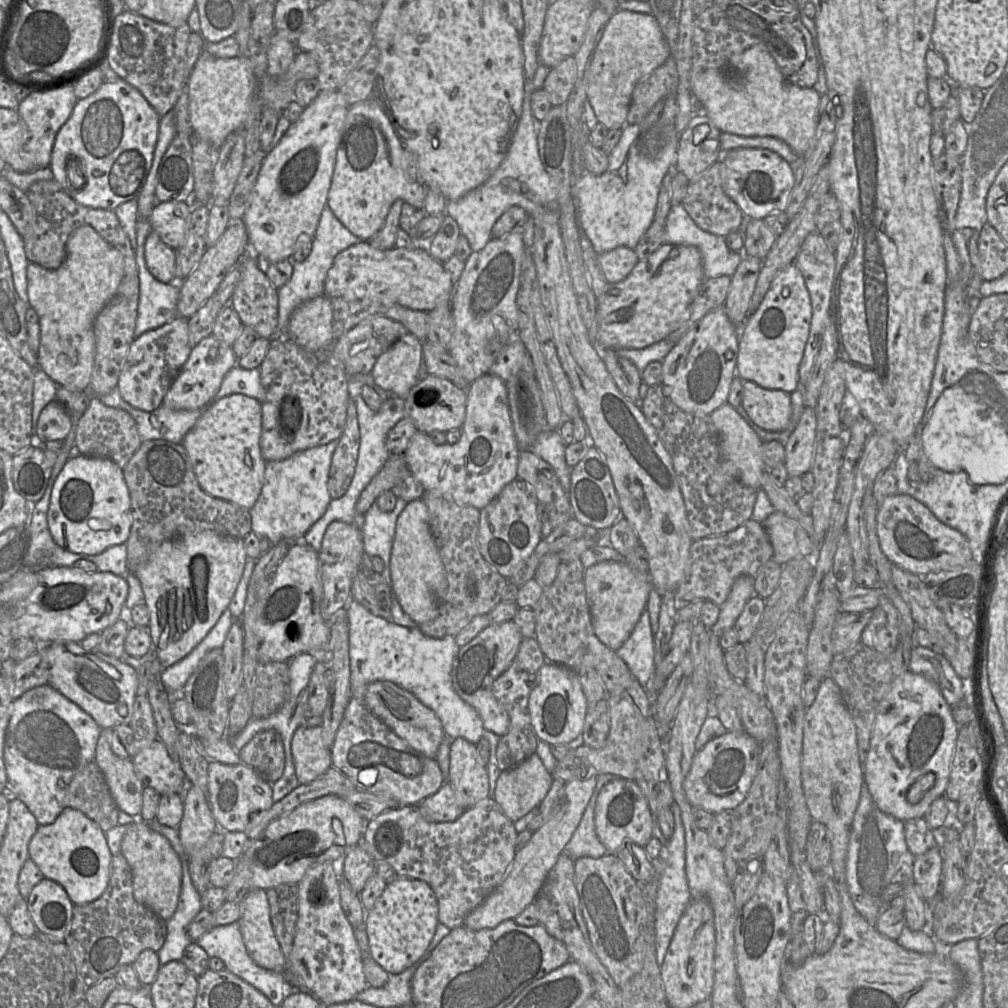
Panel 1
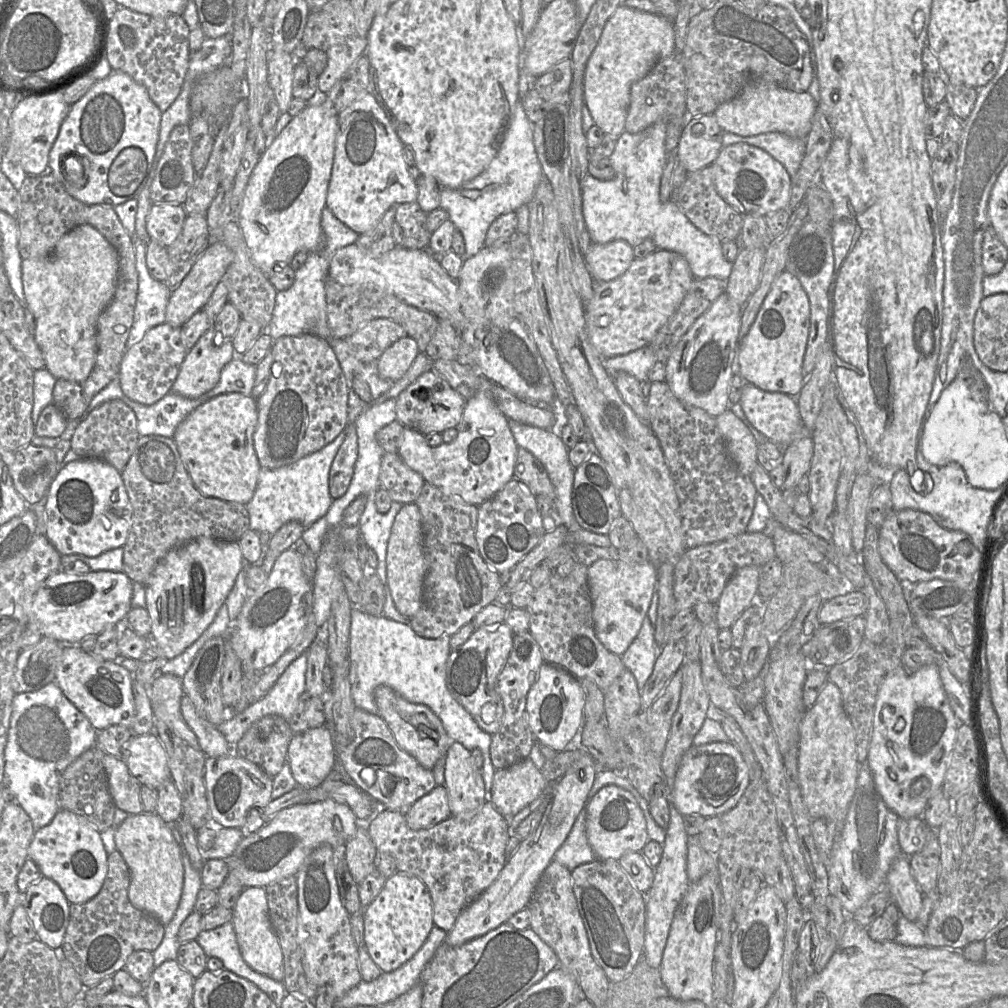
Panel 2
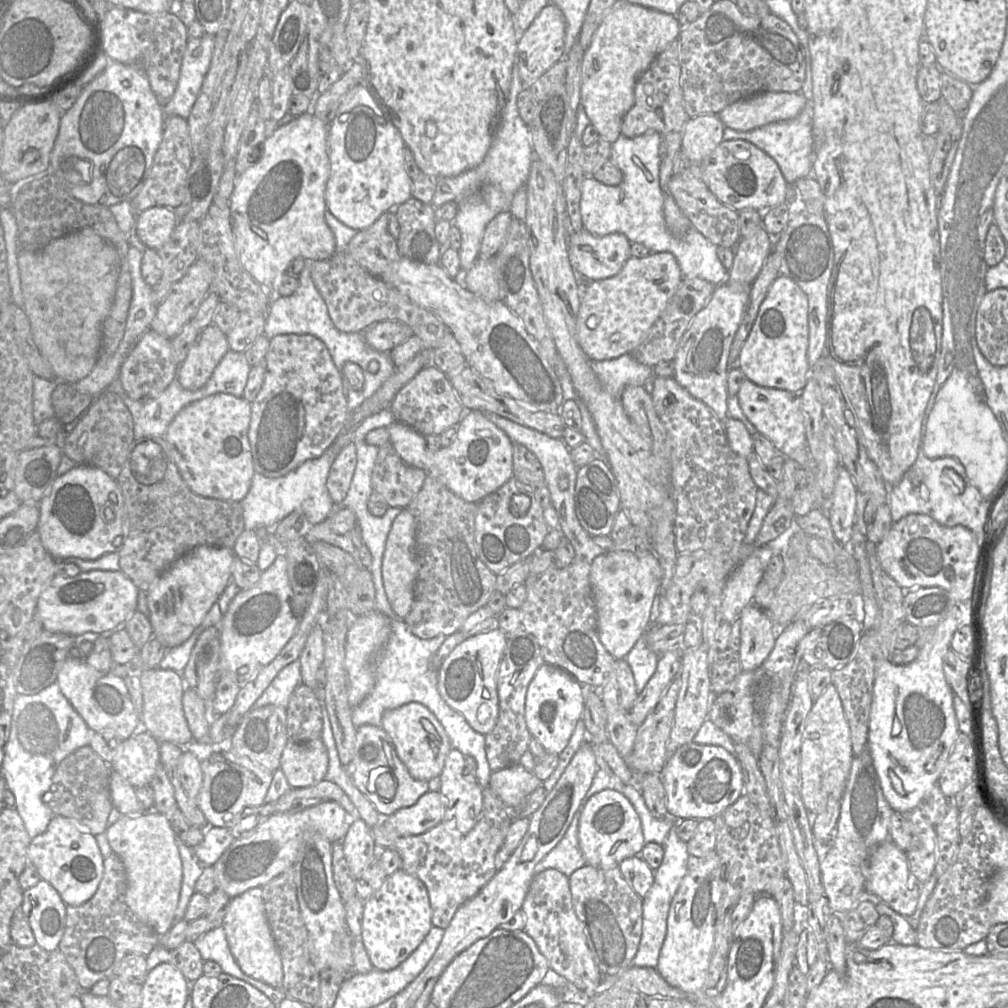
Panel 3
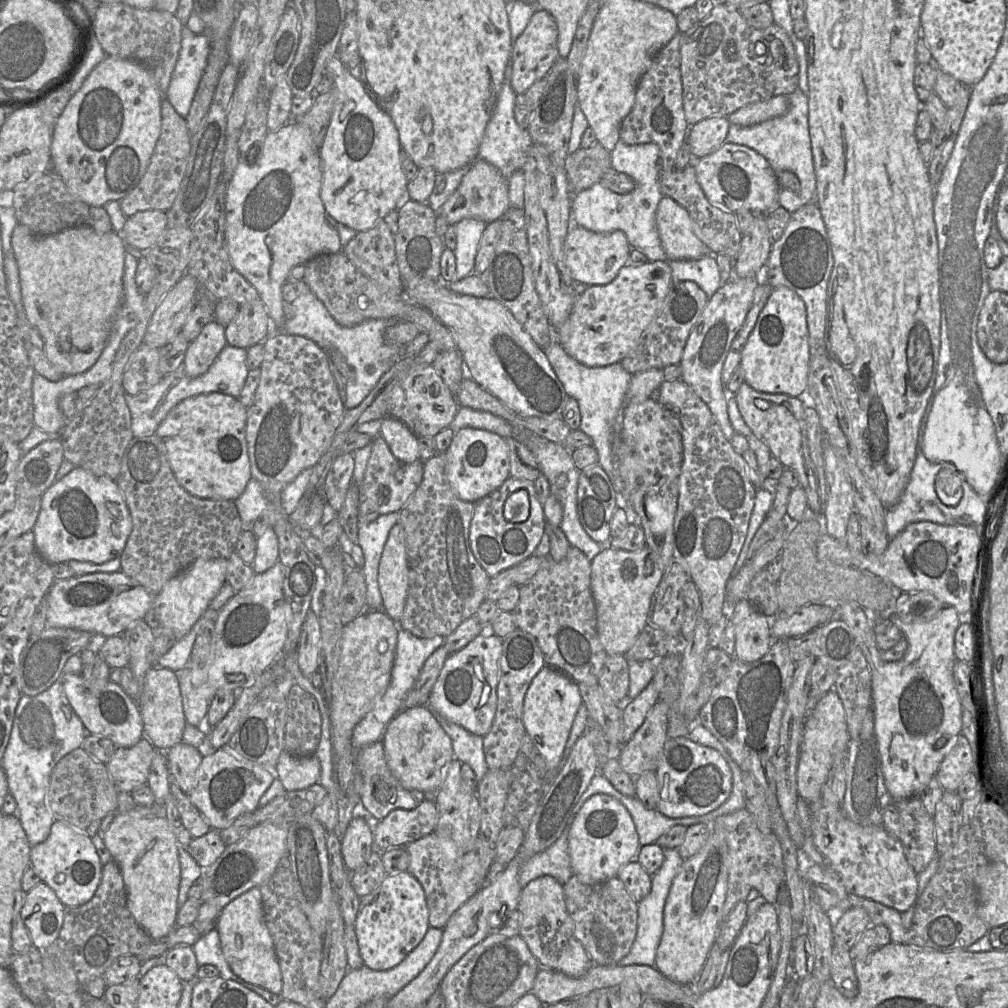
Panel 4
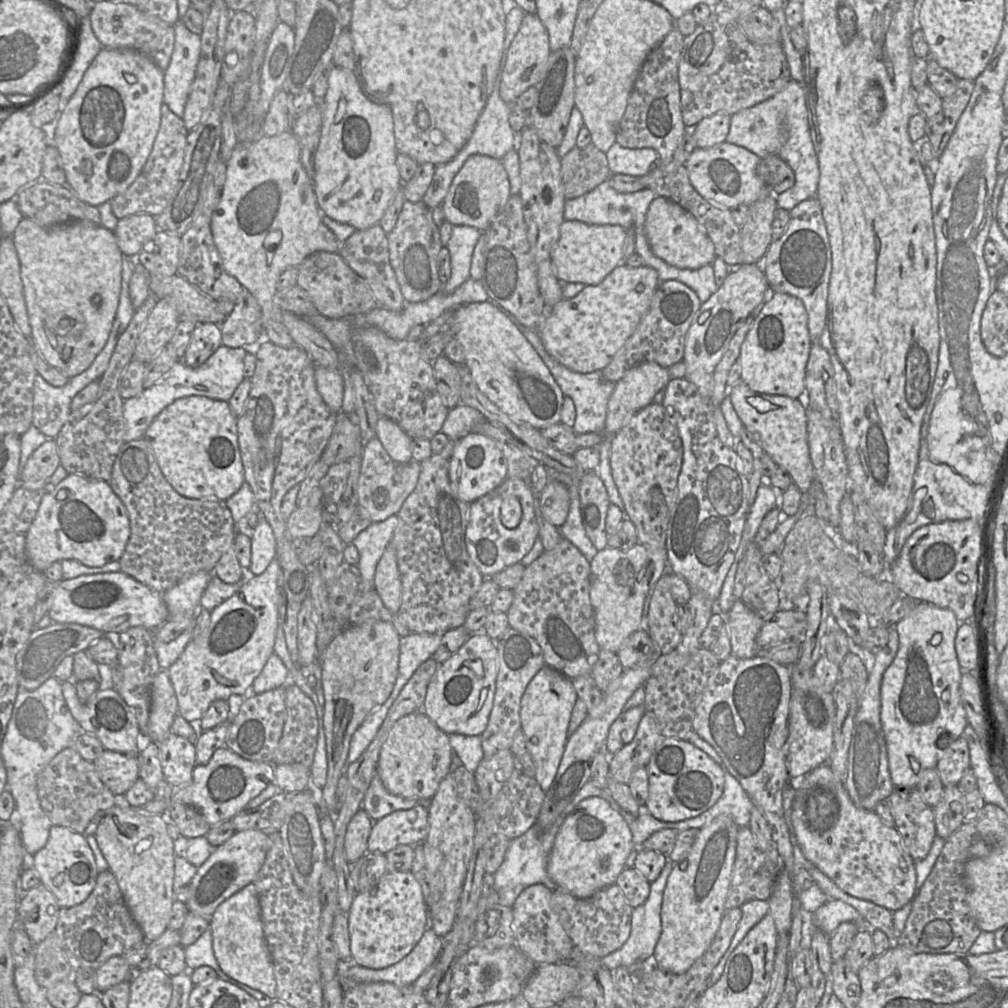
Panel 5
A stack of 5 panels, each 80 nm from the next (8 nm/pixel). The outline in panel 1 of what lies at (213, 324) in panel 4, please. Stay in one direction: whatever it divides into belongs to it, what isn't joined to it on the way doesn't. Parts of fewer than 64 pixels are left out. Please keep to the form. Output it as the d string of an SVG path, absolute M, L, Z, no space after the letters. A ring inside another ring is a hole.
M212 334L195 345L191 353L173 381L163 403L172 410L193 411L206 406L218 393L225 375L237 365L232 346L218 341Z

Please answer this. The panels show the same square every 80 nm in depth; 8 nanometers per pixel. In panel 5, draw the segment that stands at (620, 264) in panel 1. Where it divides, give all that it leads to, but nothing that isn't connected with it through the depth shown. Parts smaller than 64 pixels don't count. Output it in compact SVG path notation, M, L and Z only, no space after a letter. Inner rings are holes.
M564 220L560 237L551 253L553 269L563 283L597 285L610 274L622 258L626 230L620 225L591 225L577 220Z

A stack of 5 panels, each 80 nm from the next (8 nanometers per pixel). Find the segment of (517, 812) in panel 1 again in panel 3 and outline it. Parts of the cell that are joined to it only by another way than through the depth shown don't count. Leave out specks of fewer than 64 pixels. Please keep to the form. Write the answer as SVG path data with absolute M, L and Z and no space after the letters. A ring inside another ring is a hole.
M519 763L492 772L490 778L490 788L509 809L522 806L542 783Z

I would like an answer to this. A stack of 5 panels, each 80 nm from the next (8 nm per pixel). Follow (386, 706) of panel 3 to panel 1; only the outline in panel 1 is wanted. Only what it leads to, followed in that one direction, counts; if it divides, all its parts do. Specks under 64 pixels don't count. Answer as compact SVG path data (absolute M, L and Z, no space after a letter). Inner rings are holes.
M354 599L346 605L349 625L349 657L351 695L364 704L367 687L375 681L393 682L411 692L420 702L430 708L441 721L450 739L458 737L477 744L485 738L490 744L487 763L489 778L488 798L494 799L496 781L501 773L497 766L496 749L500 736L484 728L478 712L466 703L454 690L451 671L459 646L451 635L432 638L424 635L418 627L404 627L372 614Z

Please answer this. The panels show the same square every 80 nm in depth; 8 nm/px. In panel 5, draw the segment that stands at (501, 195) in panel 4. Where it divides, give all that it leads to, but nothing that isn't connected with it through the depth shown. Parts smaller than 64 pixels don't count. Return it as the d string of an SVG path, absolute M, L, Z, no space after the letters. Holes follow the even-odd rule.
M471 155L454 177L442 205L446 221L453 225L466 225L485 231L503 210L510 197L507 172L499 159L490 156Z

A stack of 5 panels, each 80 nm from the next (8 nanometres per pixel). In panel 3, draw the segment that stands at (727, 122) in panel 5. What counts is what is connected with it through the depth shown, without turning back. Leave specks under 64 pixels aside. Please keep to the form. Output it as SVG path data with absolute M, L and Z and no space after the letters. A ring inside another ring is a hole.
M718 115L689 118L681 150L692 164L700 164L723 141L725 126Z

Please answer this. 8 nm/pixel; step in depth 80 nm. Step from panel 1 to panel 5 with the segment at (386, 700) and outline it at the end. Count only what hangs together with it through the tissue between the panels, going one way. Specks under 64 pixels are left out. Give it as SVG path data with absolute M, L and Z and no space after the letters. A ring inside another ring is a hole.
M422 711L398 719L383 743L376 773L392 794L418 801L431 800L451 771L452 748L448 734L440 730Z

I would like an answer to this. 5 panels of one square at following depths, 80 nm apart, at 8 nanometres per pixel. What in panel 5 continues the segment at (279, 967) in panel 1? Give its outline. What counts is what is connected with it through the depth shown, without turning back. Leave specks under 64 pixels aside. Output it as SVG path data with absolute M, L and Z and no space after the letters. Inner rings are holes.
M250 883L222 902L209 919L212 946L221 970L231 978L277 1000L272 957L266 943L256 887Z

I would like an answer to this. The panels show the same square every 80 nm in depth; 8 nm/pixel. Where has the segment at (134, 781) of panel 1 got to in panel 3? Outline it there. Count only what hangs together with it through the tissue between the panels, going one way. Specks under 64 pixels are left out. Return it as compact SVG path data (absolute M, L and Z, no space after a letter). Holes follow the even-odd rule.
M111 770L110 772L109 790L113 807L122 816L142 815L145 814L147 811L155 811L154 808L152 810L144 809L144 807L136 797L135 788L133 788L120 774L118 774L114 770Z

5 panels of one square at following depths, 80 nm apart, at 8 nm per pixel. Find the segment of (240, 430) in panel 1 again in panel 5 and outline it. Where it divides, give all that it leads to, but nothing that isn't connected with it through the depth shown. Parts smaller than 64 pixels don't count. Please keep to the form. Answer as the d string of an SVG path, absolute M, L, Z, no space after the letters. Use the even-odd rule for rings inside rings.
M195 395L175 400L156 416L144 438L151 443L162 474L176 492L191 499L226 501L241 488L245 477L237 419L227 401Z

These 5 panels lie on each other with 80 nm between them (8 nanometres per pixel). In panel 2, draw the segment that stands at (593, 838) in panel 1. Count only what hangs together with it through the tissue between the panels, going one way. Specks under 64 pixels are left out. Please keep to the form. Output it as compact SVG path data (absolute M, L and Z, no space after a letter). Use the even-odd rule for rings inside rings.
M591 796L576 818L576 821L564 843L556 851L553 860L559 862L571 872L579 865L597 859L586 834L587 809L594 796Z

